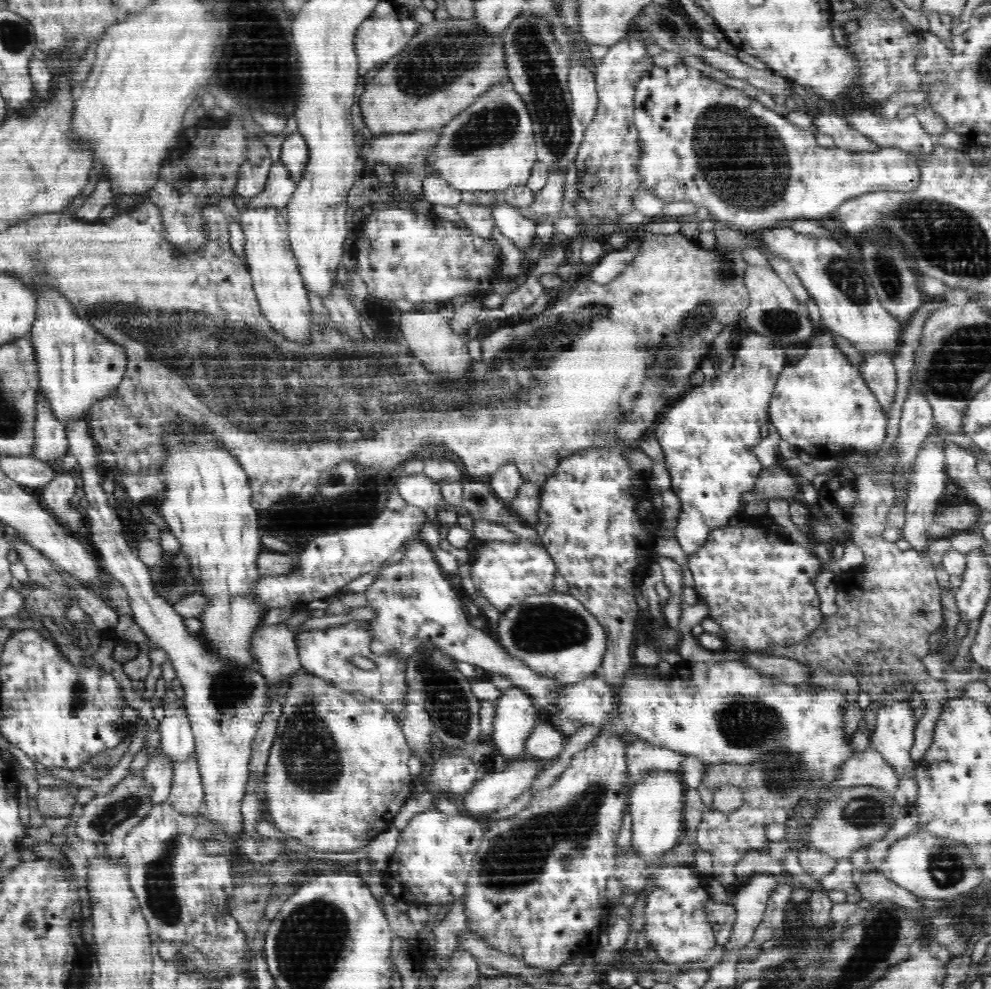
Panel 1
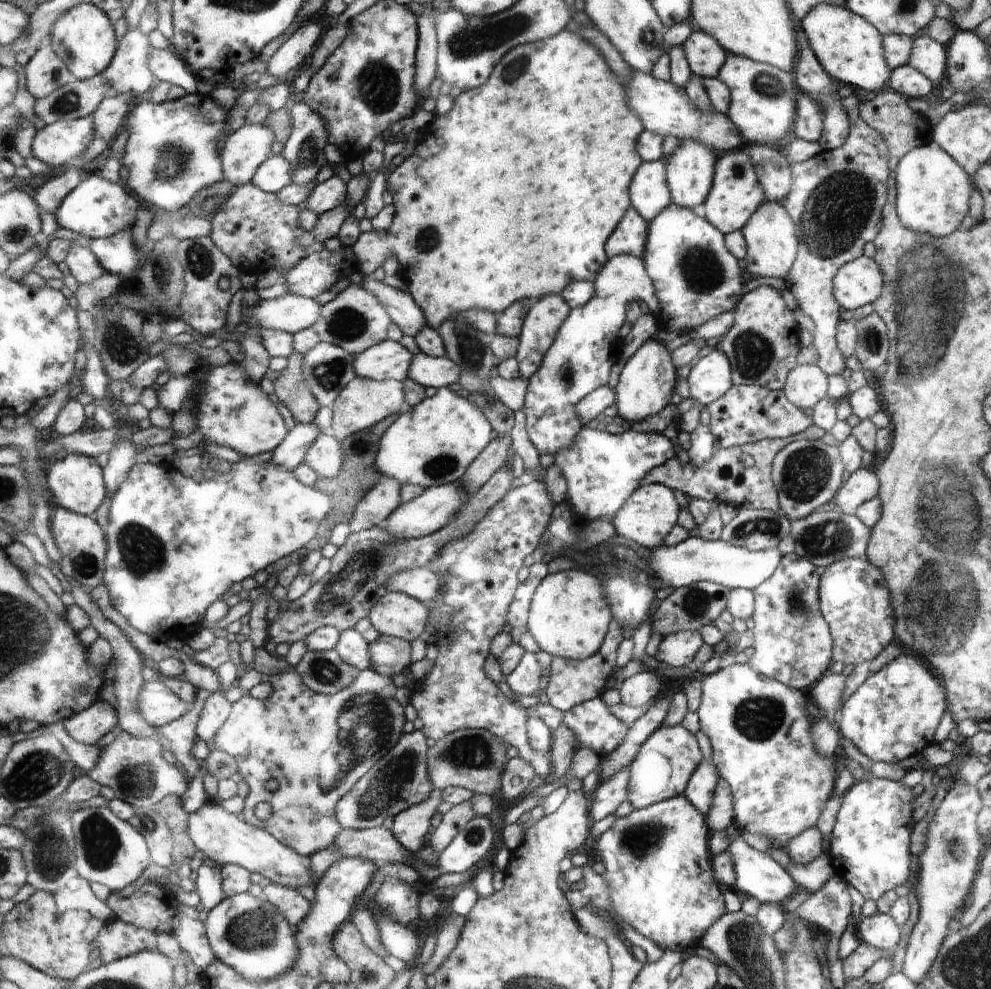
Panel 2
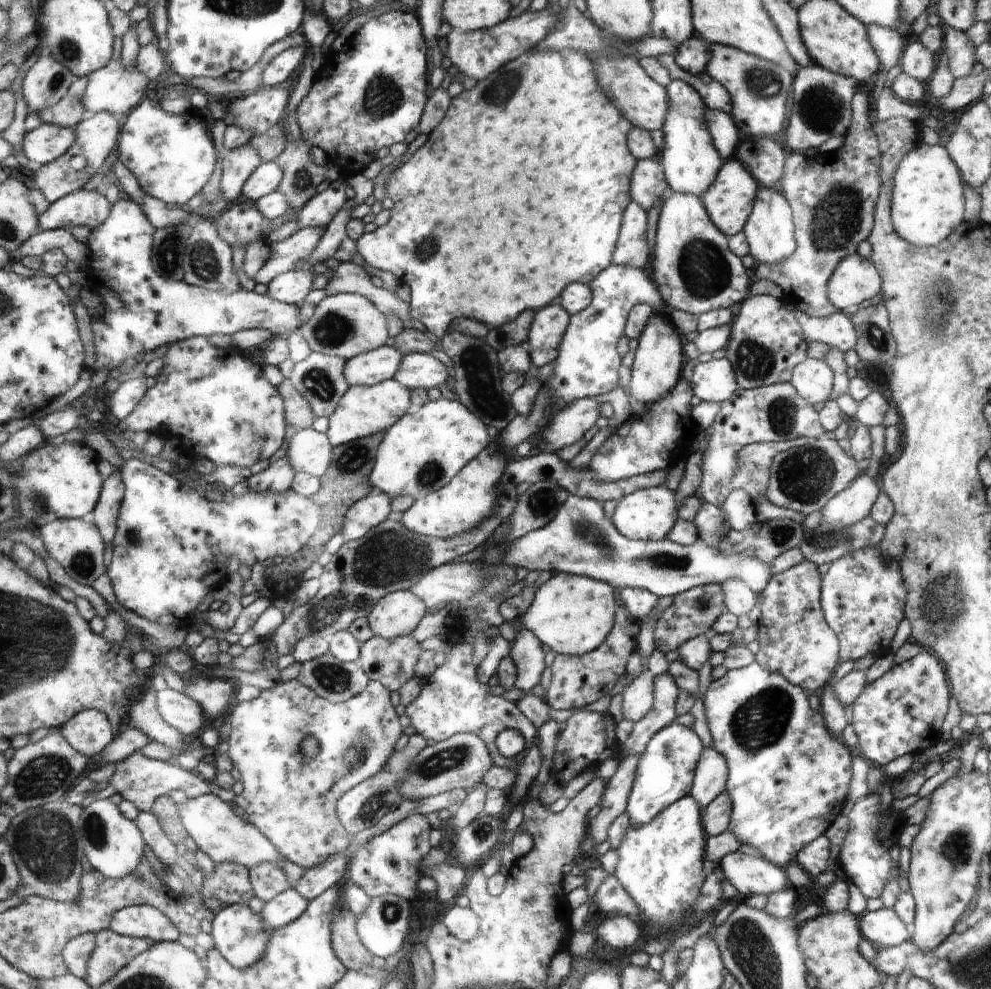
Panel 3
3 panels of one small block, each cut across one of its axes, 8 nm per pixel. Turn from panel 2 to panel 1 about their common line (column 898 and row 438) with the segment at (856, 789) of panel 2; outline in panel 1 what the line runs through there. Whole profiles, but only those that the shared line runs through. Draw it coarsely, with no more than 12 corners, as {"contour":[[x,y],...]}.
{"contour":[[820,333],[769,417],[814,458],[878,454],[888,417]]}

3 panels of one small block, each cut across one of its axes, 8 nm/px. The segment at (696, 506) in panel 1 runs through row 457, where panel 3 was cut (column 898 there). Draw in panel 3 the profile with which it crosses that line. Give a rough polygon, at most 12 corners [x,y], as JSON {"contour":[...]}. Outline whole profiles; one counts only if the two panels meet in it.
{"contour":[[927,651],[852,703],[862,756],[885,767],[942,738],[951,692]]}

